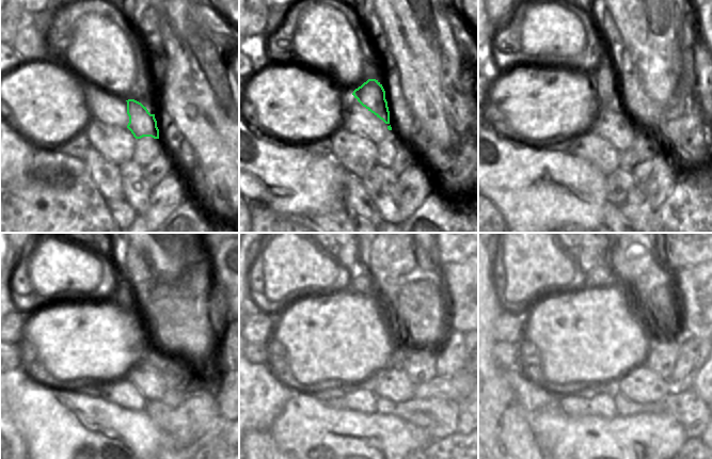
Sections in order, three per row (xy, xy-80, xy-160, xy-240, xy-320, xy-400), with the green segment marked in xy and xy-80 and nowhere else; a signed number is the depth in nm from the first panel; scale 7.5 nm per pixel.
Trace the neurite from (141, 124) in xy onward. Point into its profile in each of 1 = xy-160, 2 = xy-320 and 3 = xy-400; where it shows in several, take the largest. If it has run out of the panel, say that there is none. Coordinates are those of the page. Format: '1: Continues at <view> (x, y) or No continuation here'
1: Continues at xy-160 (605, 82)
2: Continues at xy-320 (360, 282)
3: Continues at xy-400 (600, 277).

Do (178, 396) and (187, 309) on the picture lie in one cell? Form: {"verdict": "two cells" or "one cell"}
{"verdict": "two cells"}

